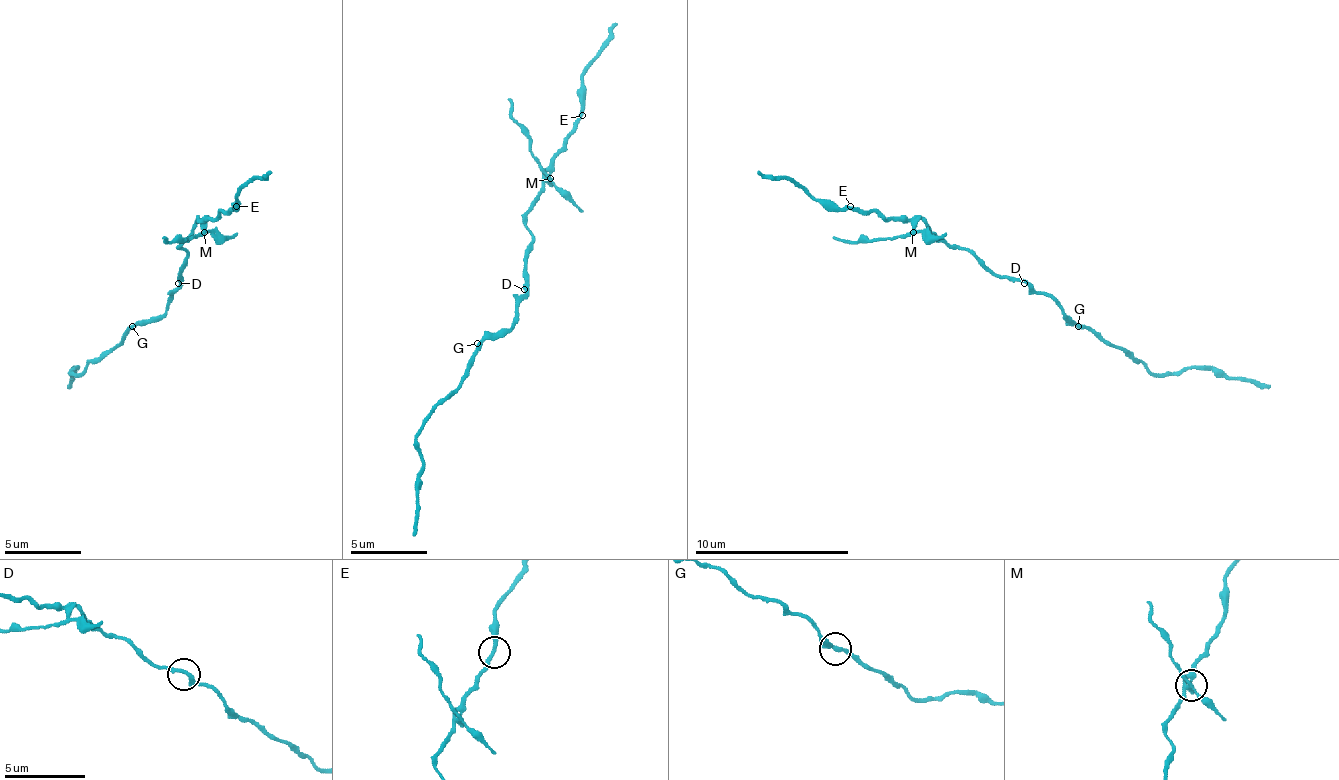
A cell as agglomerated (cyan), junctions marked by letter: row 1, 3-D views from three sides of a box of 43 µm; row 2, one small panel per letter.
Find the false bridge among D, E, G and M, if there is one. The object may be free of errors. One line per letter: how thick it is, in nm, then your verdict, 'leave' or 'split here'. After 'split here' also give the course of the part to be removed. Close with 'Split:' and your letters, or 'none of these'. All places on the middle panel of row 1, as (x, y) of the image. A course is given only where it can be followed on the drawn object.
D: calibre 220 nm; leave
E: calibre 240 nm; leave
G: calibre 280 nm; leave
M: calibre 240 nm; split here; course (551, 177), (531, 154), (508, 100)
Split: M

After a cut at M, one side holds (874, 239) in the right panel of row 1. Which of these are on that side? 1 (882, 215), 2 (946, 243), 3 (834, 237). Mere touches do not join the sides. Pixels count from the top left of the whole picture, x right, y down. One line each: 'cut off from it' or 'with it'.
1: cut off from it
2: cut off from it
3: with it

